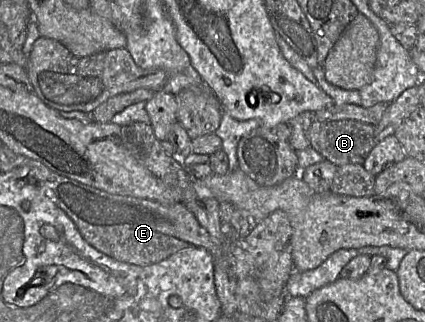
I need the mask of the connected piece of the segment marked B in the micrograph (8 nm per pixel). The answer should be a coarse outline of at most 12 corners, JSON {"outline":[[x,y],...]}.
{"outline":[[313,120],[311,147],[337,167],[363,164],[375,126]]}

